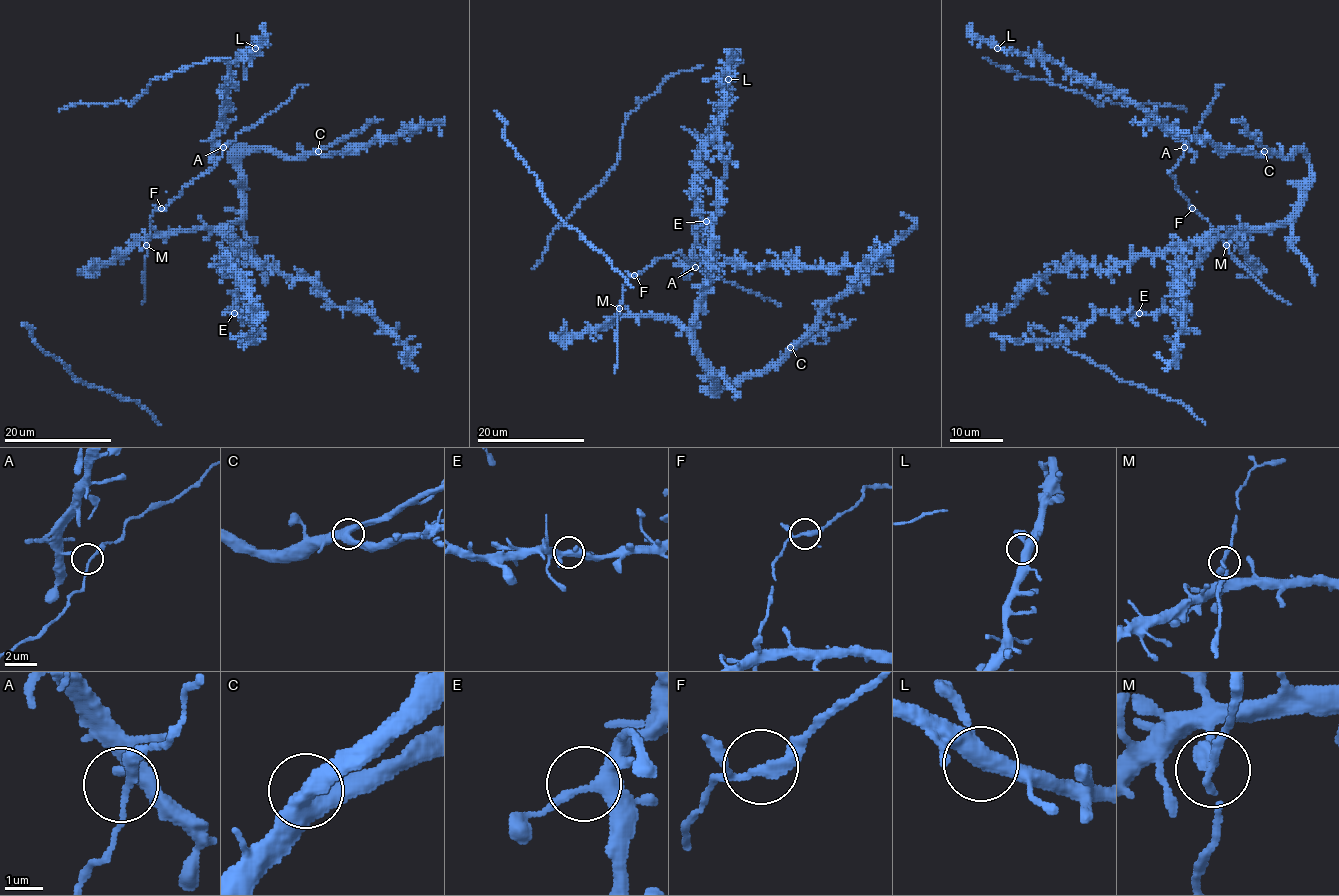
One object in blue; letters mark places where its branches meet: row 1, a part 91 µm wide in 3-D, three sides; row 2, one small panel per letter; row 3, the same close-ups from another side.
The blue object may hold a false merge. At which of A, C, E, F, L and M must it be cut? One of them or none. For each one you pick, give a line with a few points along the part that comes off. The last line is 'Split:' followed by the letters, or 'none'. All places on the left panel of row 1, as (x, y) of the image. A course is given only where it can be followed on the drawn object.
Split: none

